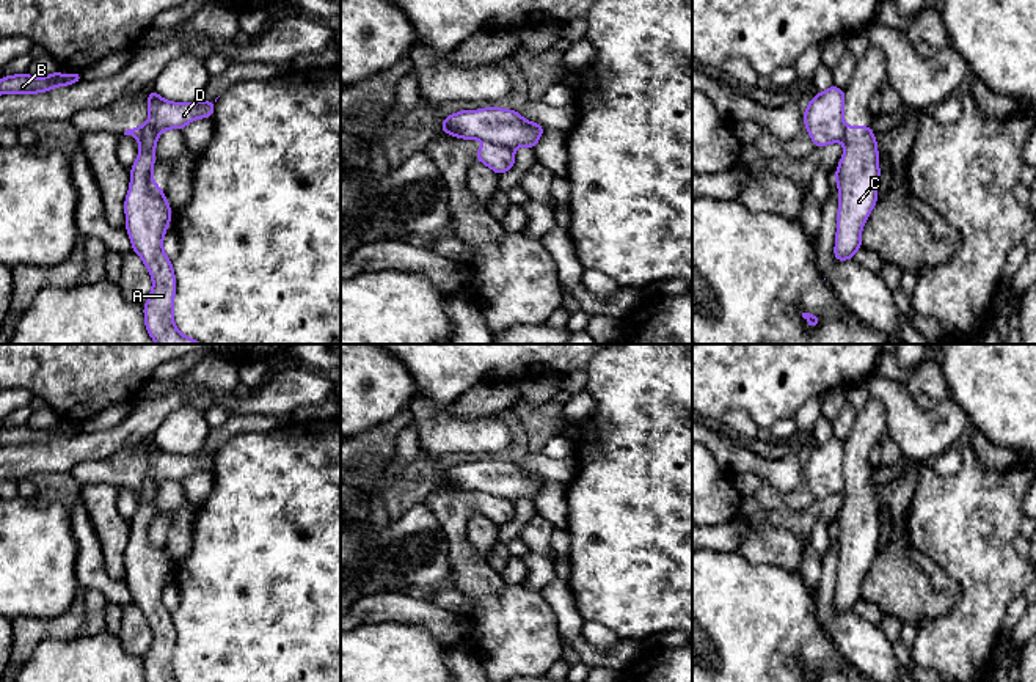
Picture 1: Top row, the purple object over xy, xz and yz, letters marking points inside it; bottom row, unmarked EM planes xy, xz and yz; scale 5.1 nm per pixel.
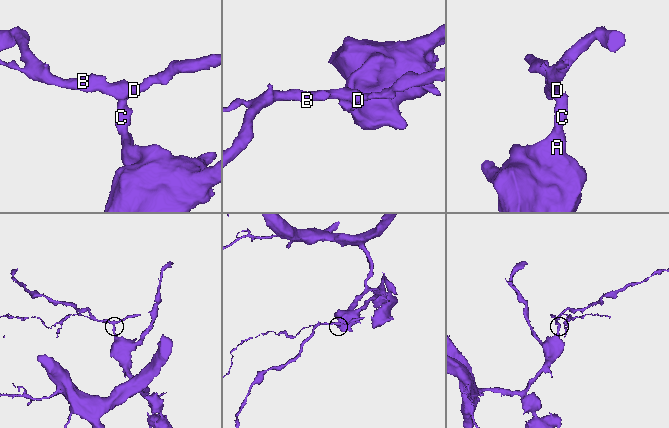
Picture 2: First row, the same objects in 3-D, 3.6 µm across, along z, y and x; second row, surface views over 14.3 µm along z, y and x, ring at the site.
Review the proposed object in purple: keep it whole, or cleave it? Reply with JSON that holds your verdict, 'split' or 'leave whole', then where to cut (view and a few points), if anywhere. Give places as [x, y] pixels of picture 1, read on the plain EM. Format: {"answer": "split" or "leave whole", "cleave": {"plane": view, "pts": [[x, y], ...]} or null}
{"answer": "split", "cleave": {"plane": "xz", "pts": [[492, 495], [512, 502]]}}

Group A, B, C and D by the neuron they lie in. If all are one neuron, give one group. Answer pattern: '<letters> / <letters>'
A C / B D

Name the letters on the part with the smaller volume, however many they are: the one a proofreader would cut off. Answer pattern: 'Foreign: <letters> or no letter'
Foreign: B, D

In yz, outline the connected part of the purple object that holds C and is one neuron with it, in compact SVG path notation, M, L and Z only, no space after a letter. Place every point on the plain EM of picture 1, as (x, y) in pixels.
M844 478L843 508L835 523L838 564L834 610L854 611L862 580L877 555L881 533L877 492L871 478Z

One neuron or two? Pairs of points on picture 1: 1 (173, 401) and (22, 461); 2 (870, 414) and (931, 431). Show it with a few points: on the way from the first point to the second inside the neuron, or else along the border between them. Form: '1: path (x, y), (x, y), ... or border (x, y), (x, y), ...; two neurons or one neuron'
1: path (135, 428), (98, 447), (82, 447), (60, 456); one neuron
2: border (881, 399), (886, 409), (886, 431); two neurons

